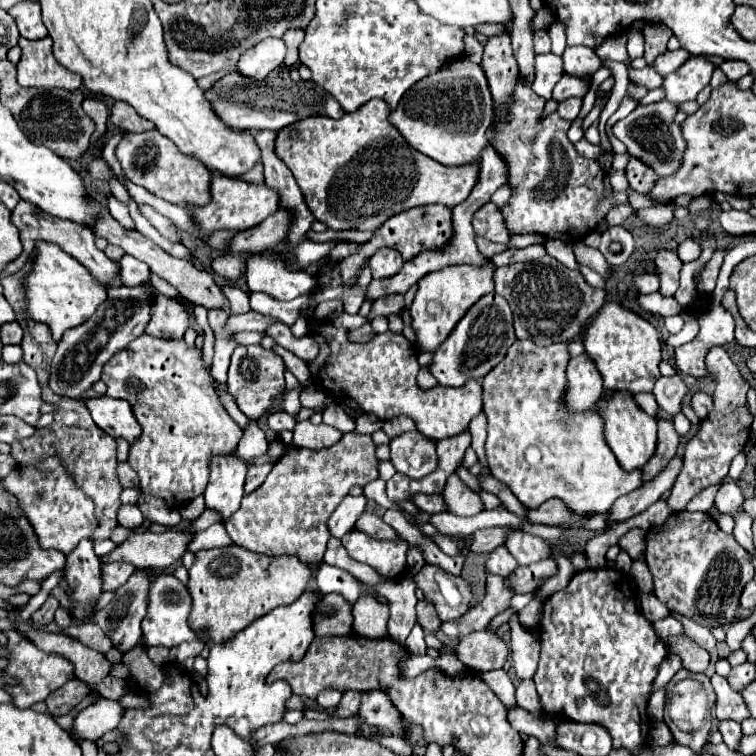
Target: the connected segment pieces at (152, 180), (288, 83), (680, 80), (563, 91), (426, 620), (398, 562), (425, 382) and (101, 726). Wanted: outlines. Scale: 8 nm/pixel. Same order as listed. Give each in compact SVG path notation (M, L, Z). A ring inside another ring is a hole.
M157 129L147 131L147 133L125 133L123 141L117 145L115 155L121 161L121 167L125 173L123 185L129 191L129 195L135 199L135 203L151 205L155 211L169 217L181 231L195 235L195 223L191 221L191 217L187 217L187 211L181 205L185 205L185 203L205 205L205 201L209 199L211 171L199 159L183 155L177 149L177 145L171 139L167 139L165 135L161 135ZM159 197L167 199L171 203L161 201Z
M235 69L225 73L219 81L215 81L205 91L205 99L211 103L219 119L223 119L231 129L239 129L239 131L243 129L279 131L281 127L291 125L303 117L325 115L325 117L339 119L343 115L343 109L339 107L339 103L329 93L319 89L313 81L295 83L293 79L281 79L281 77L273 77L273 83L271 79L257 81L257 79L245 77Z
M691 55L677 71L665 77L663 89L667 91L667 101L679 105L695 99L697 93L709 85L715 67L717 65L709 59L709 55Z
M565 73L559 79L559 83L555 85L551 99L555 99L559 103L559 101L565 101L567 97L585 97L585 93L587 93L585 83L579 77L571 77Z
M419 601L417 603L417 621L421 623L421 627L429 633L435 633L441 625L439 617L437 617L437 611L435 607L429 603L429 601Z
M351 531L341 541L351 559L375 567L381 575L401 577L407 571L405 563L407 543L403 541L391 543L391 541L369 539L369 535L361 531Z
M427 365L427 367L421 367L421 371L419 371L419 375L417 375L417 383L421 385L421 389L431 389L431 387L437 385L435 377L433 377L431 371L429 371L429 365Z
M99 701L95 705L85 707L79 711L73 719L73 733L79 739L97 741L107 731L115 729L119 723L119 717L123 715L123 707L117 701Z

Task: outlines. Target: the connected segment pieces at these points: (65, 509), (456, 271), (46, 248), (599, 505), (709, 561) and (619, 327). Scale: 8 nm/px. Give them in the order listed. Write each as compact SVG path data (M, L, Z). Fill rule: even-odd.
M49 459L37 467L29 467L29 469L17 467L9 473L9 477L3 481L3 485L9 493L19 497L23 513L35 527L39 545L59 549L67 555L81 539L91 537L91 533L97 525L95 515L93 515L93 501L81 489L77 489L75 483L71 483L69 473L61 465L59 459Z
M487 259L485 265L451 265L447 269L439 269L435 273L427 273L417 283L417 295L411 305L413 329L417 333L421 351L435 351L443 339L451 333L455 323L467 313L467 309L483 295L493 291L493 273L495 263Z
M37 241L29 255L29 261L31 269L23 277L27 311L31 319L49 325L55 341L59 341L65 329L77 327L87 321L95 313L99 303L107 299L107 289L103 289L103 285L95 285L87 269L83 269L83 265L79 265L79 261L75 261L73 257L67 257L67 253L63 253L63 249L59 249L57 245Z
M515 341L515 343L511 345L511 349L507 351L505 359L483 379L483 411L485 411L487 421L489 421L489 427L487 427L487 441L485 441L487 463L489 463L489 469L491 469L493 477L497 477L499 481L503 481L527 509L539 507L539 503L543 503L543 501L547 501L547 499L551 499L551 497L559 497L559 499L563 499L563 501L567 503L567 507L573 509L575 513L605 513L605 511L611 509L611 505L613 505L619 497L631 493L633 489L637 489L637 487L643 483L643 471L641 471L641 469L635 469L635 471L629 473L629 471L625 471L625 469L619 465L619 461L615 459L615 455L611 453L611 449L609 449L607 443L603 441L601 421L599 421L599 417L597 417L595 411L579 413L579 415L571 417L567 425L563 423L561 399L563 399L563 389L565 389L565 367L567 367L567 363L569 363L569 353L567 353L567 345L565 345L565 343L555 343L555 345L551 345L551 347L537 347L537 345L531 343L531 341ZM529 447L533 447L533 449L539 451L539 459L533 459L533 461L527 459L525 451L527 451Z
M675 511L663 525L647 531L645 563L653 575L653 593L669 611L691 619L695 615L735 619L739 615L739 595L753 579L751 561L753 555L733 535L723 533L709 513Z
M613 299L605 301L601 311L585 327L583 345L585 353L593 359L593 363L599 369L605 389L629 393L653 391L655 381L661 377L659 373L661 341L657 329L641 315L623 307L619 301Z

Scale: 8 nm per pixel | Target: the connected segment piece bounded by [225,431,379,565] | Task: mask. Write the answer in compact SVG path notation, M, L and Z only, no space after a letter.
M357 431L345 433L335 445L325 449L289 449L273 467L273 471L267 475L265 483L255 489L253 493L245 495L241 501L241 507L231 515L231 519L225 521L225 529L229 537L251 551L265 553L265 555L295 555L307 565L317 565L323 561L327 541L331 537L331 531L327 527L329 517L341 503L341 499L349 493L353 485L365 485L373 479L377 479L377 455L375 455L375 443L371 441L371 435L361 435Z

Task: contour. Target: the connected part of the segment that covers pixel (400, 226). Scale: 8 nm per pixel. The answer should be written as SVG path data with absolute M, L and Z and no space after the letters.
M421 205L421 207L415 207L415 209L407 209L403 213L397 213L395 217L389 217L373 233L371 241L367 241L359 253L355 253L355 255L347 257L343 263L339 263L343 285L357 283L357 271L381 247L399 249L399 253L403 255L403 261L409 261L421 249L439 249L441 245L445 245L445 241L449 241L449 237L451 237L451 209L445 207L445 205Z

